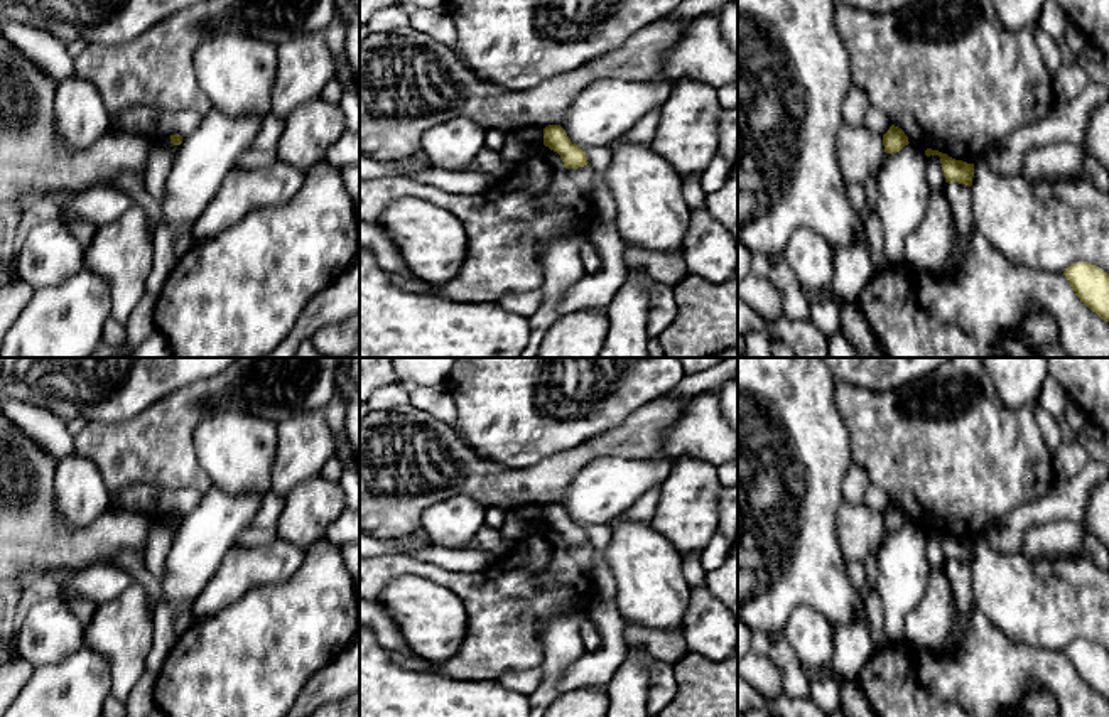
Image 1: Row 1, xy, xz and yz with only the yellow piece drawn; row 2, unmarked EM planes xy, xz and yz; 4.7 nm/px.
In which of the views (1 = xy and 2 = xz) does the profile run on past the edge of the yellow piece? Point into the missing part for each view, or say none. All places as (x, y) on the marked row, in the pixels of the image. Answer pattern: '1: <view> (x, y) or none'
1: none
2: none

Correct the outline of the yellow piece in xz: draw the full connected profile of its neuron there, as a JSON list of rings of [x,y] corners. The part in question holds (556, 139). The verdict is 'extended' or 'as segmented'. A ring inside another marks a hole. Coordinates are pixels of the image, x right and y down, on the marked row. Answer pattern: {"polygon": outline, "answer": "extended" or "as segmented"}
{"polygon": [[[560,125],[544,128],[544,145],[560,155],[565,169],[579,169],[589,164],[584,148],[572,143]]], "answer": "as segmented"}

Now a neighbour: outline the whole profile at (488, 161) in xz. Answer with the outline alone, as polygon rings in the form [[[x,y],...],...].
[[[483,147],[478,157],[468,165],[469,172],[484,172],[496,179],[505,179],[511,174],[515,164],[506,162],[500,152]]]

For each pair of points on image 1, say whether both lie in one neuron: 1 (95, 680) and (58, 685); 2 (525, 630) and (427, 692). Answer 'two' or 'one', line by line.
1: one
2: two

